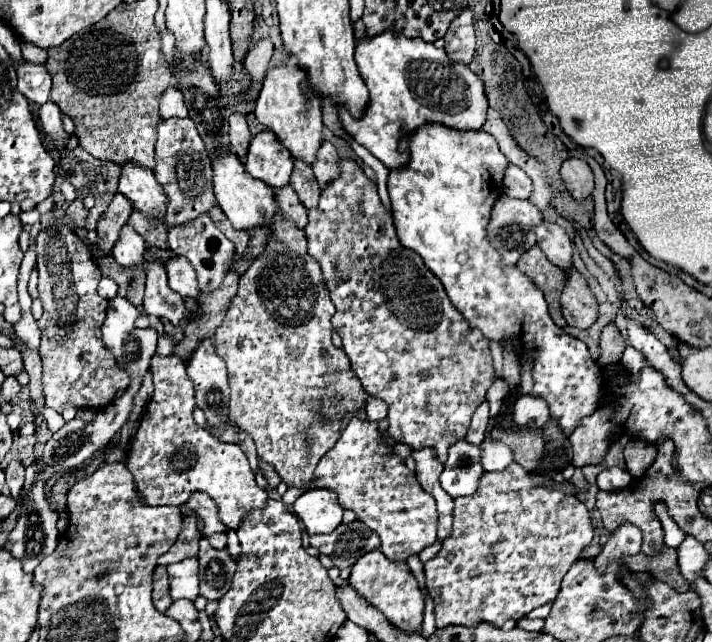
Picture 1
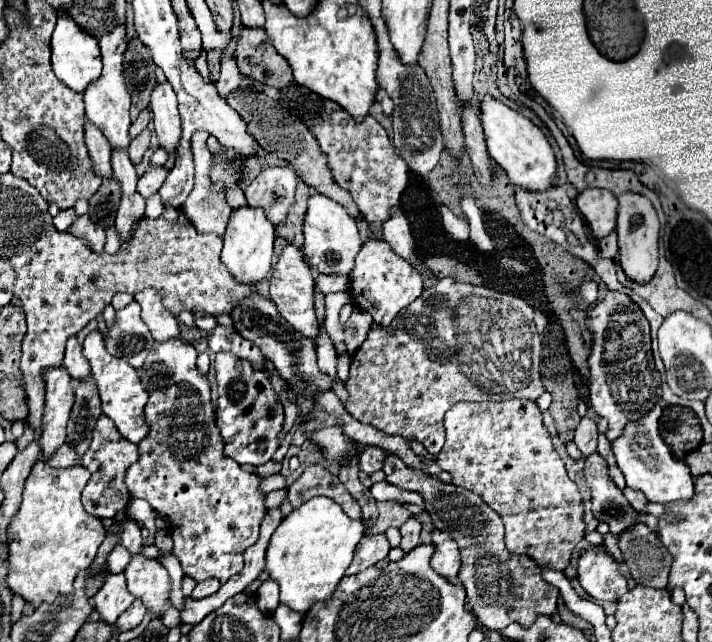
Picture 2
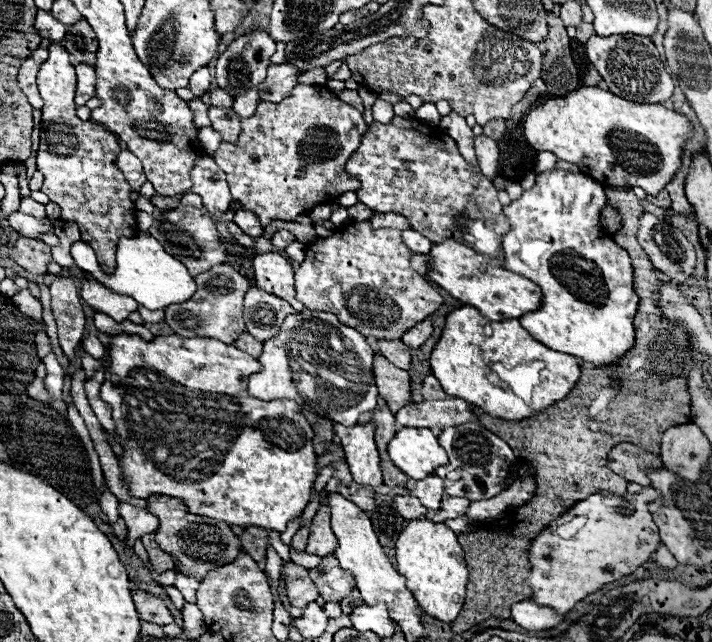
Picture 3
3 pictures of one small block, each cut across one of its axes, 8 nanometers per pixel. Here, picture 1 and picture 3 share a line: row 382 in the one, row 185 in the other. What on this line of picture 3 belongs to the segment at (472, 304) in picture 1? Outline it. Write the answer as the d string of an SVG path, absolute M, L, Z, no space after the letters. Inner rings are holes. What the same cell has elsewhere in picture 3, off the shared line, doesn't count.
M566 170L542 172L536 184L518 200L504 208L510 220L510 232L502 238L504 268L526 276L542 288L542 306L538 312L524 314L520 324L532 338L544 346L576 356L594 366L616 364L624 352L634 346L634 316L638 312L638 296L632 284L632 262L624 248L600 224L600 210L606 204L604 186L584 174Z

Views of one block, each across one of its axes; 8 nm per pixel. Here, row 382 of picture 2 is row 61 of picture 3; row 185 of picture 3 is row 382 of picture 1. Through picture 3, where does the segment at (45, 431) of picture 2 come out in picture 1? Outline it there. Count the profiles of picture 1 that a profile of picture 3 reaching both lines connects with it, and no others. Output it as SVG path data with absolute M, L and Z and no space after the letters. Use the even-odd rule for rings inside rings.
M50 228L36 238L38 252L38 292L44 314L38 320L42 330L42 386L46 406L62 412L66 404L76 408L106 408L114 396L128 386L128 374L116 366L114 356L104 348L100 326L104 322L106 300L96 292L102 278L84 242L68 228Z

